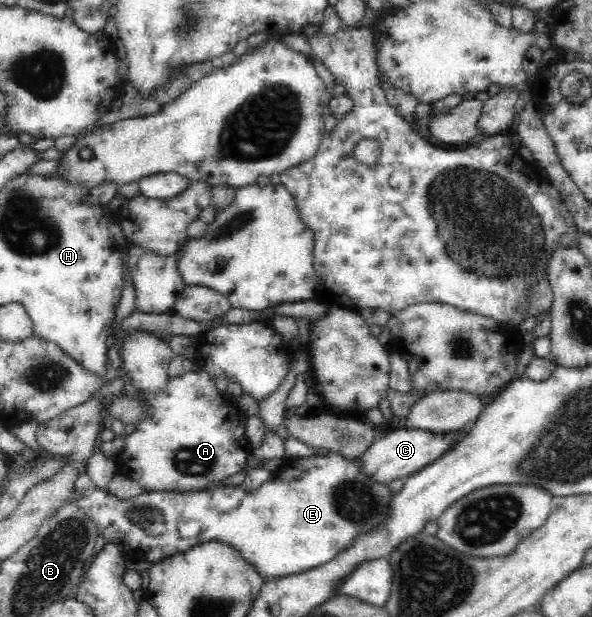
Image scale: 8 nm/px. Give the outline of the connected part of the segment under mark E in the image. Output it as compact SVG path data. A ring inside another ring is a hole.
M340 453L323 456L311 456L301 459L283 458L281 469L271 475L268 482L262 483L255 491L246 493L242 487L216 487L208 491L193 493L173 493L172 491L144 491L129 499L119 500L111 493L98 489L86 472L78 474L74 480L75 498L71 506L79 506L90 516L96 525L97 532L102 534L108 543L114 543L124 556L128 555L140 561L158 563L177 553L186 553L194 546L220 541L232 545L251 566L255 566L260 577L265 580L278 579L289 575L304 573L334 560L340 552L348 550L356 538L364 533L376 532L384 526L390 515L389 504L396 492L397 485L386 482L375 482L369 474L363 472L360 458L344 458ZM190 520L200 523L200 532L190 538L186 528Z

